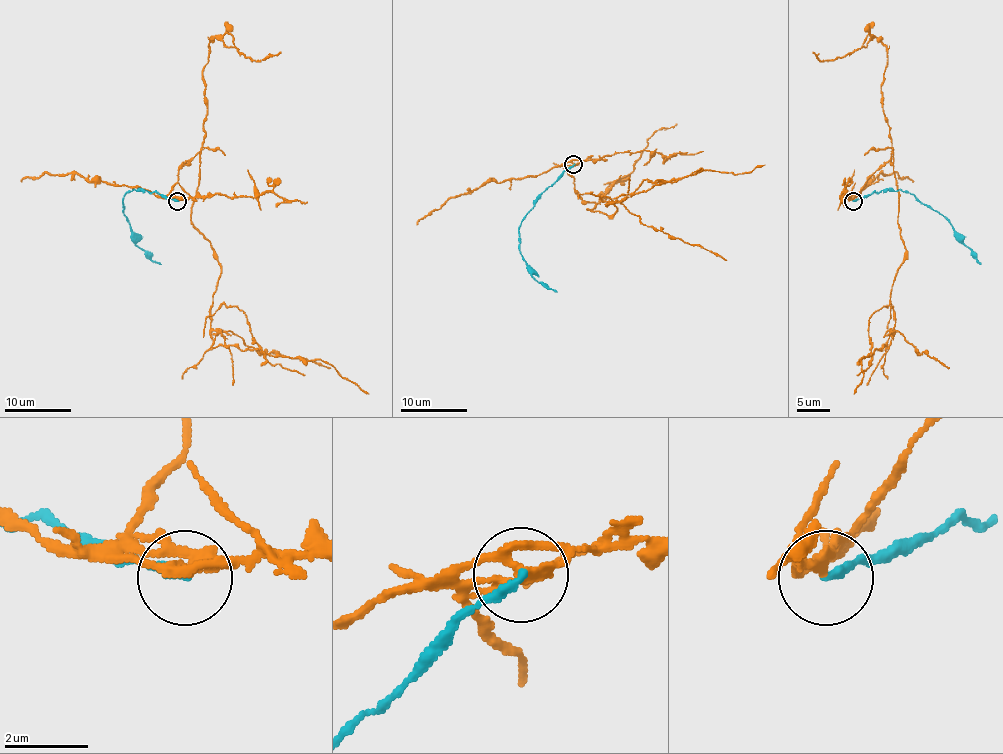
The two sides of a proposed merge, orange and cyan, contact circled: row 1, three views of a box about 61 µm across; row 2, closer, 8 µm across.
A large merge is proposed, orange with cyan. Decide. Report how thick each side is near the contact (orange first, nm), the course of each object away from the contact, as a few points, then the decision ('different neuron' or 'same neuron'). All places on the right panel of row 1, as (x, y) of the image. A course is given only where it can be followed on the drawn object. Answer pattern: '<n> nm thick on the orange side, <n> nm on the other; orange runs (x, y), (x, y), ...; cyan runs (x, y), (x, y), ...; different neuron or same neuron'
220 nm thick on the orange side, 220 nm on the other; orange runs (854, 201), (894, 155), (905, 258), (890, 296), (895, 326), (887, 344), (859, 361), (864, 376), (854, 394); cyan runs (854, 201), (882, 190), (909, 191), (950, 223), (980, 264); different neuron

